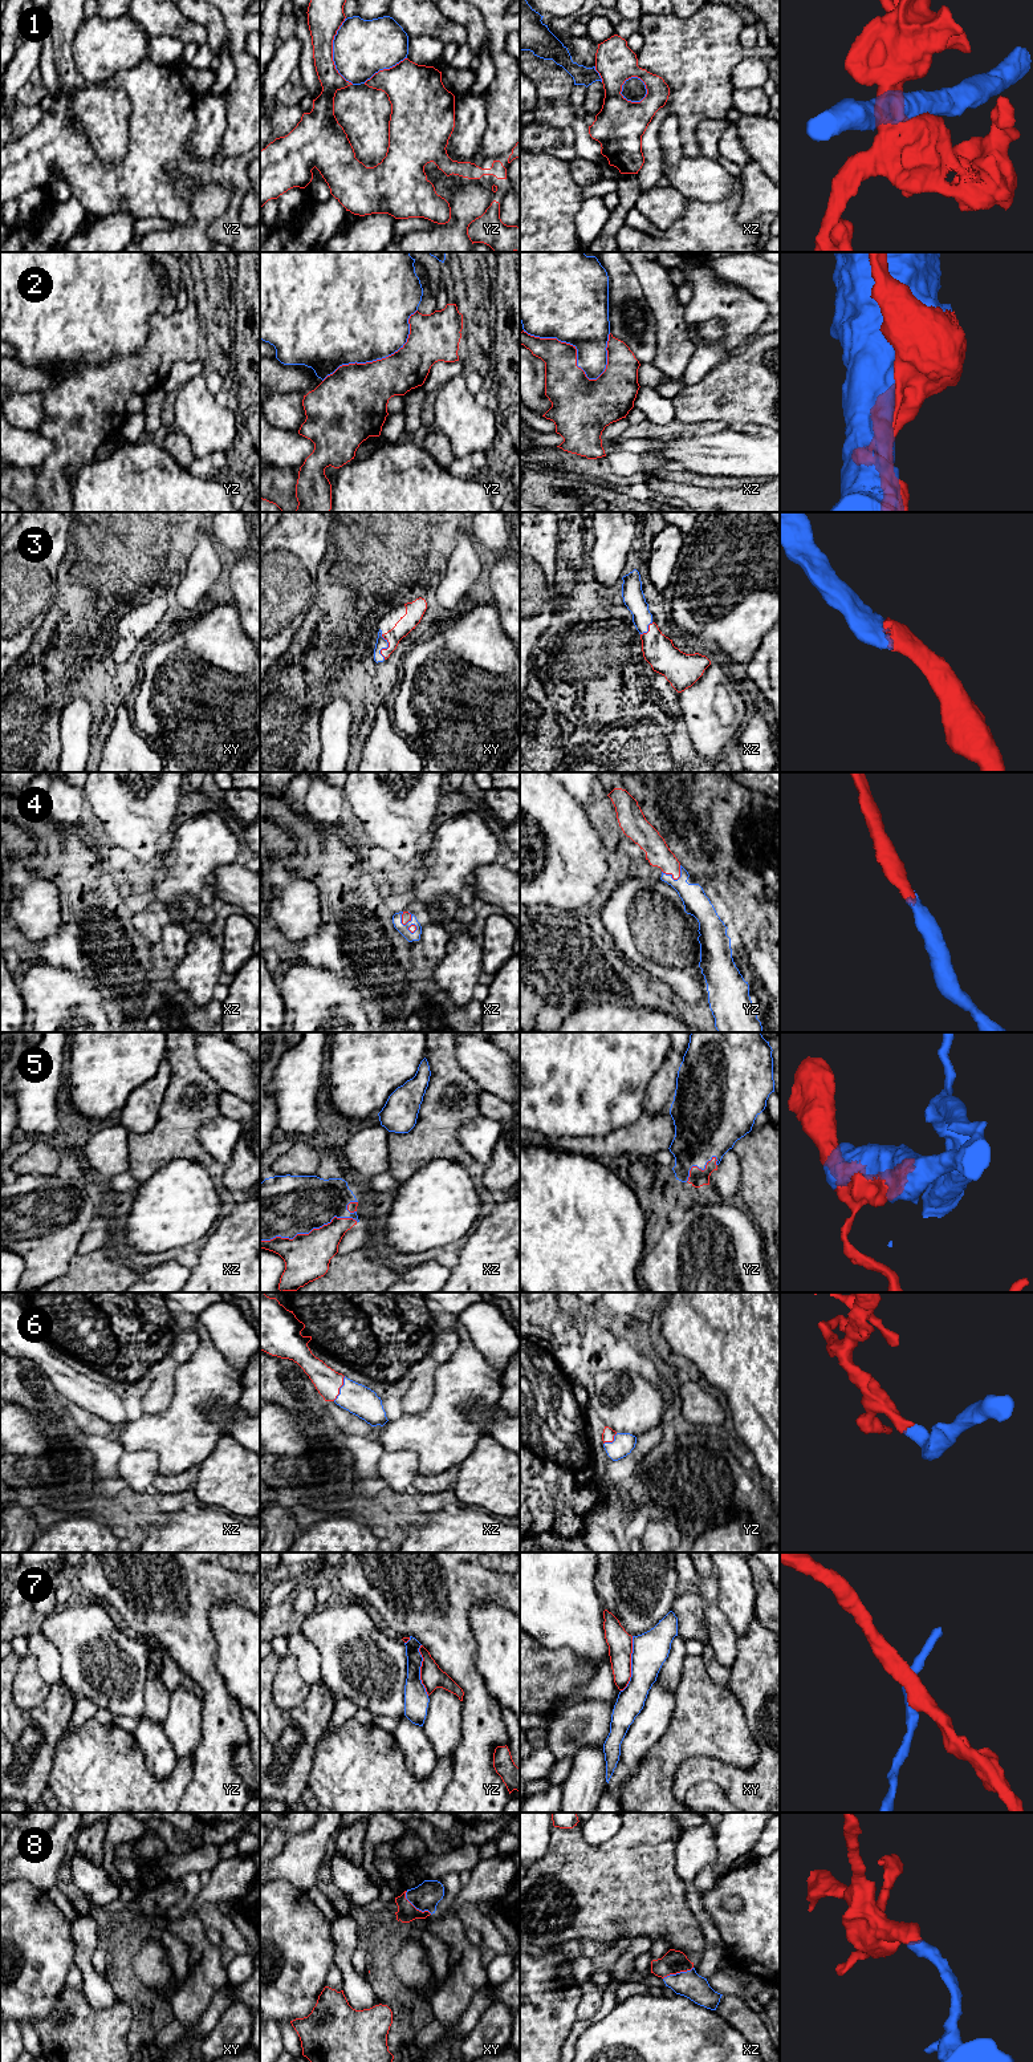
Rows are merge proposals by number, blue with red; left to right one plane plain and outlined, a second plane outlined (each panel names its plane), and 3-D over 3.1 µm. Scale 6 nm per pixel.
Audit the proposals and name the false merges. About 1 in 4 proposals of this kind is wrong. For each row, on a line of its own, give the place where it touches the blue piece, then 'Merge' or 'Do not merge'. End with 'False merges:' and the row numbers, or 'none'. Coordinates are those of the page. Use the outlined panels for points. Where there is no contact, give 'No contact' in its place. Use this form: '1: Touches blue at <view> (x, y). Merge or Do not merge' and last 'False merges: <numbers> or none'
1: Touches blue at xz (635, 101). Do not merge
2: Touches blue at xz (573, 345). Do not merge
3: Touches blue at xy (386, 648). Merge
4: Touches blue at yz (675, 880). Merge
5: Touches blue at xz (308, 1233). Merge
6: Touches blue at xz (340, 1388). Merge
7: Touches blue at xy (631, 1664). Do not merge
8: Touches blue at xy (417, 1908). Merge
False merges: 1, 2, 7

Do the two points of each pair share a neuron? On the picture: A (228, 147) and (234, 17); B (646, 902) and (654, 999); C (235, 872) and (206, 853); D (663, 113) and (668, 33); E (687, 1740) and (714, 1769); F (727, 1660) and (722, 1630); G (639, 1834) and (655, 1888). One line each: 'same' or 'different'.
A: same
B: different
C: different
D: different
E: different
F: same
G: same

